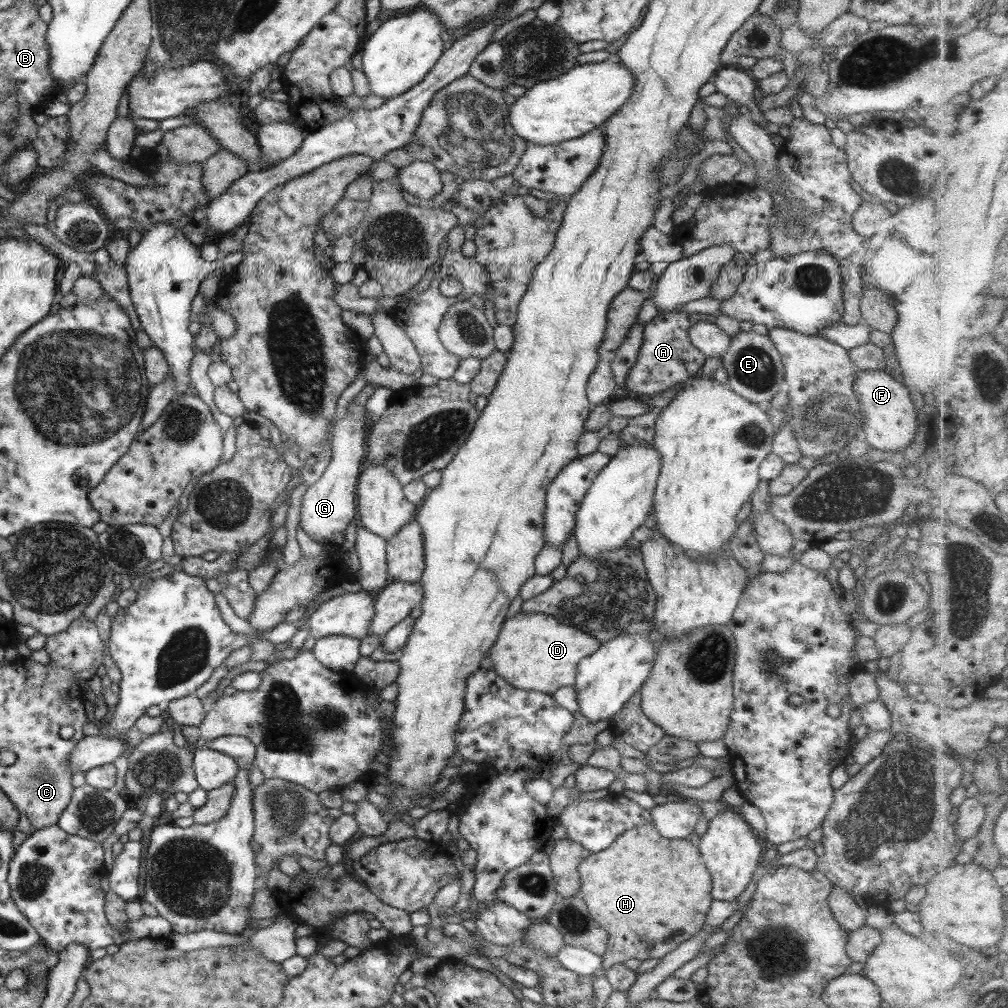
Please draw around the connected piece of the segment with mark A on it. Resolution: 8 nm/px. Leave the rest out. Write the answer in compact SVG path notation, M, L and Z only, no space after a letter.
M684 311L660 312L641 329L643 336L642 348L639 350L636 362L632 365L625 386L628 390L638 394L651 396L664 392L674 385L682 385L697 376L698 371L705 363L707 356L694 348L690 342L688 331L697 322L710 322L715 324L717 314L689 313Z

